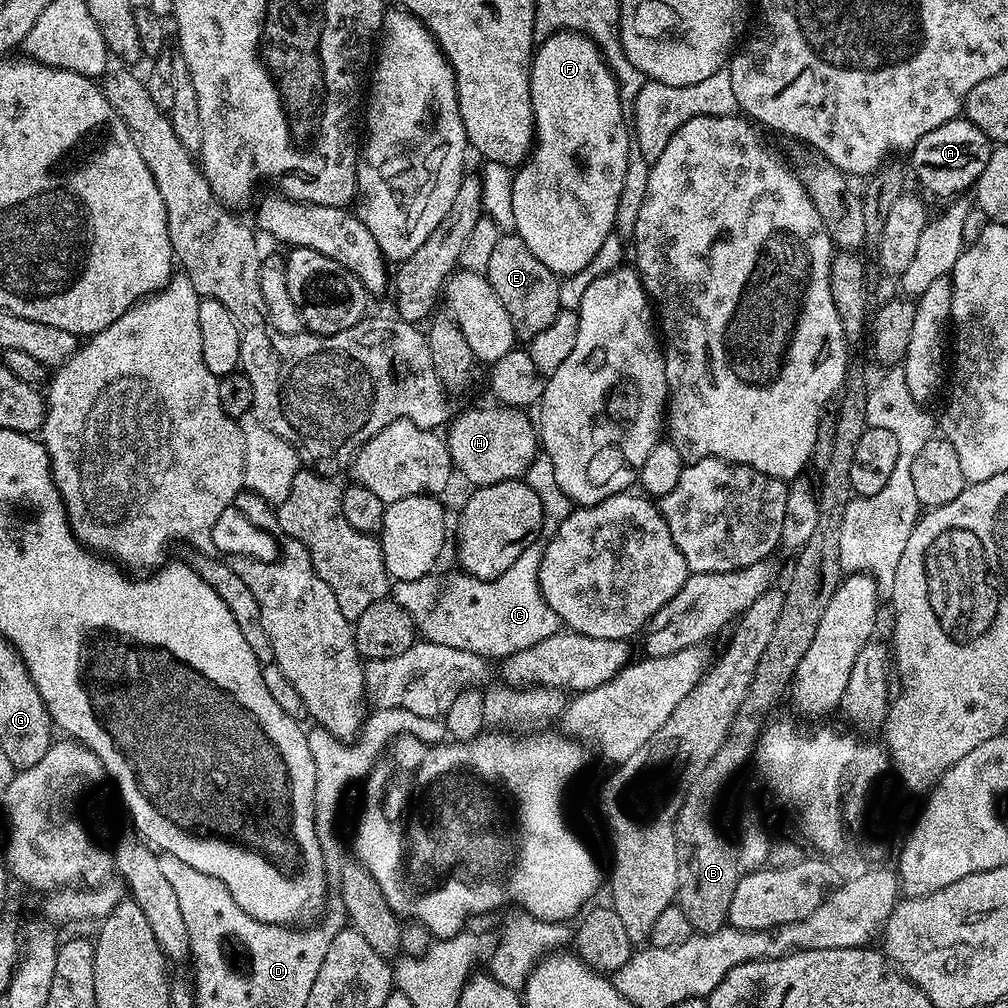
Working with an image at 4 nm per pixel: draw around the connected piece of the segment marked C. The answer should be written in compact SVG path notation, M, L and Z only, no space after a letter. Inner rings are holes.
M532 545L518 556L516 561L528 560L524 568L512 565L504 575L496 580L475 580L464 572L450 574L446 578L448 590L440 594L440 588L430 588L438 592L442 600L464 600L462 604L468 614L476 614L478 620L466 620L468 632L460 630L460 650L470 650L470 654L478 654L492 662L503 661L506 656L513 656L516 652L526 650L544 638L550 638L555 632L561 631L562 625L558 614L550 610L546 598L540 589L541 554L543 549L539 545ZM468 634L468 636L464 636Z

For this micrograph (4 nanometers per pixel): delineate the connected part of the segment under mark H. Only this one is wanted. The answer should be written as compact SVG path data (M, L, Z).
M507 406L484 409L472 408L469 412L462 413L461 416L459 413L446 428L446 443L453 469L459 475L461 472L472 483L472 486L521 479L538 455L538 428L533 417L531 420L528 415L527 411Z

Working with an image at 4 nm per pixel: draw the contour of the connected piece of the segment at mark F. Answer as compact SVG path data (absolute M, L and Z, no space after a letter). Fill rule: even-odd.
M555 32L553 36L539 41L532 58L532 79L528 81L528 89L534 110L536 138L528 159L515 169L513 175L513 210L516 223L514 232L515 235L522 238L522 242L526 242L526 246L530 246L530 254L534 254L534 258L538 258L538 262L542 262L542 266L546 266L560 278L573 276L578 274L578 270L590 266L590 260L594 258L594 254L598 254L602 242L606 242L606 238L613 235L615 228L612 227L616 224L616 211L620 208L620 195L623 194L624 183L628 180L628 151L633 151L634 148L633 141L630 139L630 124L626 119L626 110L620 101L620 87L615 74L604 63L604 54L598 45L580 32Z

